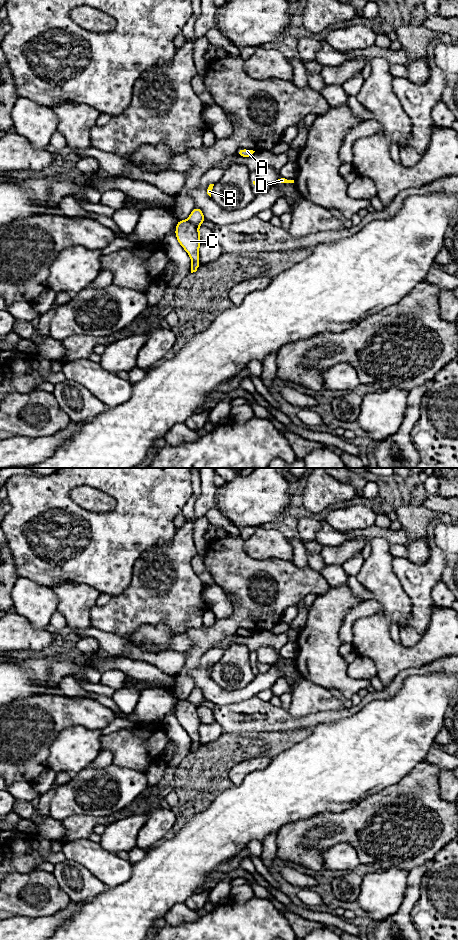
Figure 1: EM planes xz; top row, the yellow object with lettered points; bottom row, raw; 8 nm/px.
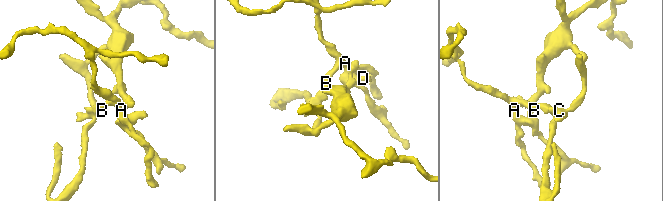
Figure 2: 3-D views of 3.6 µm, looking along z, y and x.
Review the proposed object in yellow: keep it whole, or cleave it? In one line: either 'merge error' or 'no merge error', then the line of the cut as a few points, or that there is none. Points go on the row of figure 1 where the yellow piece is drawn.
merge error; cut xz (187, 220), (197, 228)

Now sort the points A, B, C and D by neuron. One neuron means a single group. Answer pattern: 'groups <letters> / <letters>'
groups A B D / C

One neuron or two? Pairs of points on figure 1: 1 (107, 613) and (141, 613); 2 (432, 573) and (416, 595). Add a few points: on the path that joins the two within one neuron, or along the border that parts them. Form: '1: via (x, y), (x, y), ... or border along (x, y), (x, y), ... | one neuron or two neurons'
1: via (115, 613), (133, 612) | one neuron
2: via (427, 578), (419, 586), (419, 590) | one neuron

